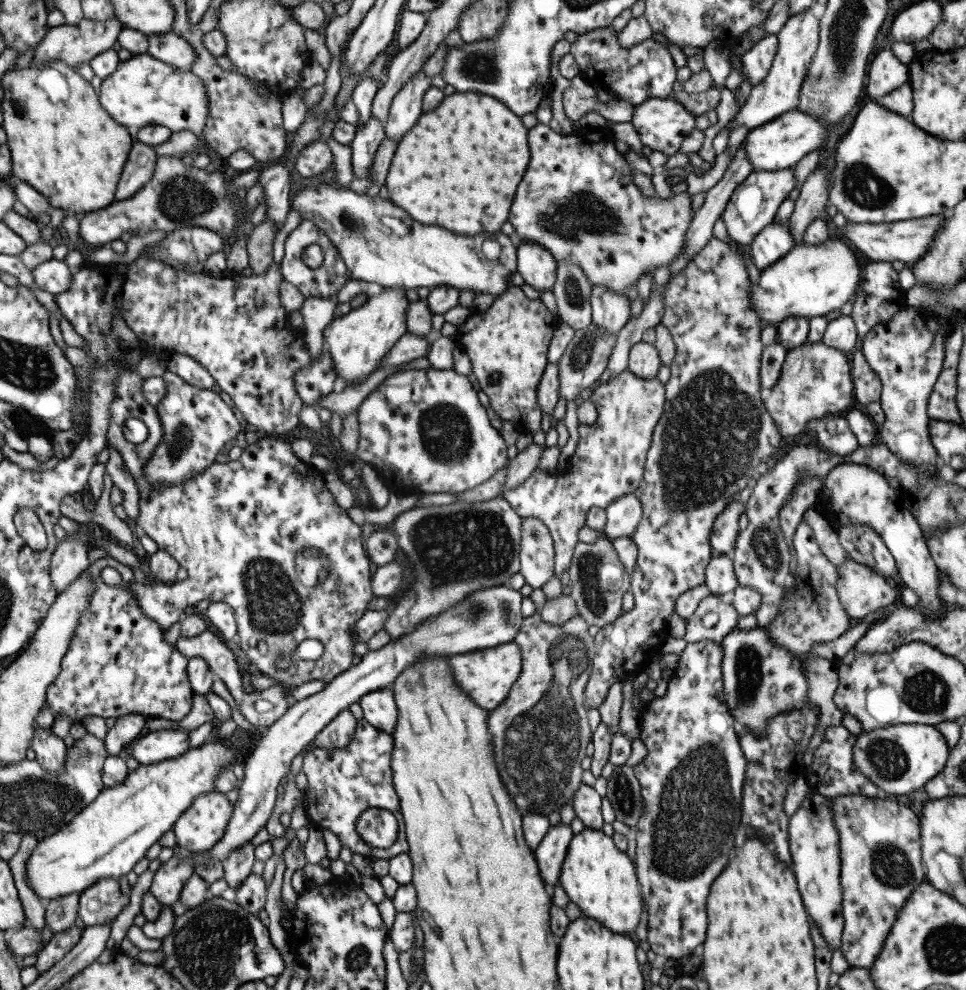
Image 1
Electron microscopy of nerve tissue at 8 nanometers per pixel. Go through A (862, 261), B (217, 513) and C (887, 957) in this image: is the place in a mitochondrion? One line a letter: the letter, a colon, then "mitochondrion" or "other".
A: other
B: mitochondrion
C: other

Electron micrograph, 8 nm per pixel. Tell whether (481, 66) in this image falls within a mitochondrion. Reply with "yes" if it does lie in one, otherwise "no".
yes

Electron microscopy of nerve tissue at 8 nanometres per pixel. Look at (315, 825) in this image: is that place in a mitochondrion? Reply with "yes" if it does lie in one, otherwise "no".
no

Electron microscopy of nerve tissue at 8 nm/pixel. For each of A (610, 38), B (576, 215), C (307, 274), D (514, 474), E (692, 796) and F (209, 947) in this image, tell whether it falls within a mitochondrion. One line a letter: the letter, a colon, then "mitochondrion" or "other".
A: other
B: mitochondrion
C: other
D: other
E: mitochondrion
F: mitochondrion

